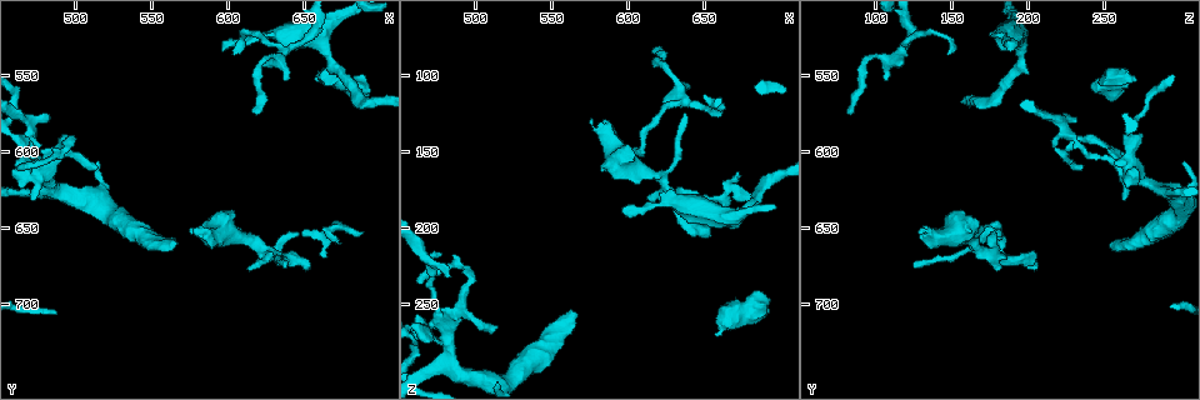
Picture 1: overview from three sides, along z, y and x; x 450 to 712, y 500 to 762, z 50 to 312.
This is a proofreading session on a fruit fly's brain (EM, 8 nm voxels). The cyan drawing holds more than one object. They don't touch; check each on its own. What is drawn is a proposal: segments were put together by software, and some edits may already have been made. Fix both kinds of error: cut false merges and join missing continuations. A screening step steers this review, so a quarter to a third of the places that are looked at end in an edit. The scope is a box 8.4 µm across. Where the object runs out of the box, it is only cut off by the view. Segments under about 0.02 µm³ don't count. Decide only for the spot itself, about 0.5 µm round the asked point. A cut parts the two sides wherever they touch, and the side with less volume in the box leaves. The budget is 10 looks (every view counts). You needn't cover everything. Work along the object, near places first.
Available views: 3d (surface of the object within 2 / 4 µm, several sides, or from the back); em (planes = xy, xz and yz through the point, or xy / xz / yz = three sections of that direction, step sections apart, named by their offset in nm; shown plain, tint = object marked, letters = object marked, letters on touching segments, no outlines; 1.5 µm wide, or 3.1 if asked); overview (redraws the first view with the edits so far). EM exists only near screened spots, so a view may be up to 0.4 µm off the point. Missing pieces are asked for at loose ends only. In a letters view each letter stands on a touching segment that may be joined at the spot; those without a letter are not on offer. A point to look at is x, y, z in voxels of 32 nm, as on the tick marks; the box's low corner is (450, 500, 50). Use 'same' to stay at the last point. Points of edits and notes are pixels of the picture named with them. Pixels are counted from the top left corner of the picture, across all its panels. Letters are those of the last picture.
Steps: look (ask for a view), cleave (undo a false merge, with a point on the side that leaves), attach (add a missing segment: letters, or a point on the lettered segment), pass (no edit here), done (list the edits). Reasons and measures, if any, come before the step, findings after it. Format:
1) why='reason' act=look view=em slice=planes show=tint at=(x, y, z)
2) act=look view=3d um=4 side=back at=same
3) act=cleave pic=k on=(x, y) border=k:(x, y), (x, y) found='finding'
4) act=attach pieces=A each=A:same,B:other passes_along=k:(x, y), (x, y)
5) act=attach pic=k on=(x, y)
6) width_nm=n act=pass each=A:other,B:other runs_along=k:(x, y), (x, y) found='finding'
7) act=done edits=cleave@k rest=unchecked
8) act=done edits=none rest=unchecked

why='free end' act=look view=3d um=4 at=(616, 676, 176)

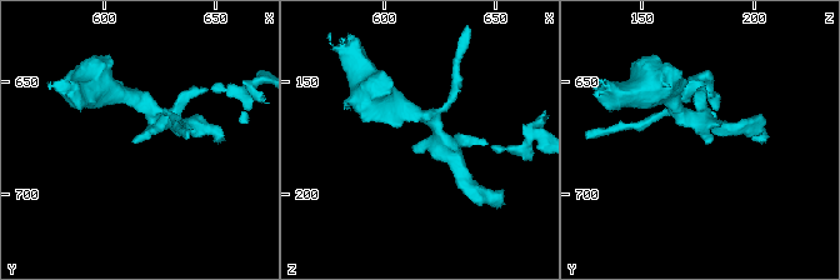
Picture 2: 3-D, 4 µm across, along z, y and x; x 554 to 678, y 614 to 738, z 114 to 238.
arm_widths_nm=200,200 act=look view=em slice=planes show=letters at=(615, 677, 179)

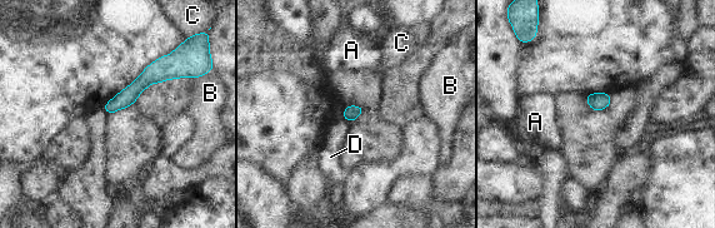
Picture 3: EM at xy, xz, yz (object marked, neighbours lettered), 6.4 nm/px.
act=pass each=A:other,B:other,C:other,D:other runs_along=3:(180, 72), (156, 72), (108, 108) found='none of them fits'

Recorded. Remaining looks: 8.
why='branch point' act=look view=em slice=xy step=8 show=tint at=(482, 618, 276)

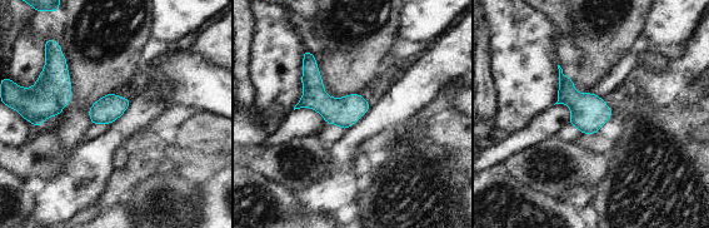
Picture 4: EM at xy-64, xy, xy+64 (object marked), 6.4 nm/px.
act=look view=em slice=planes show=letters at=same

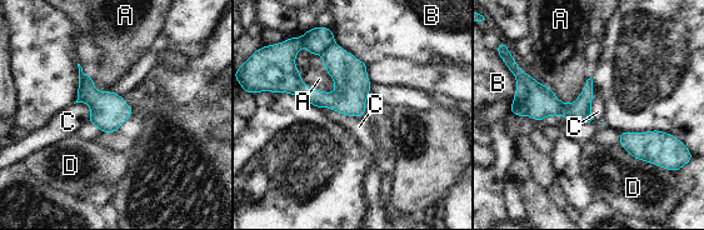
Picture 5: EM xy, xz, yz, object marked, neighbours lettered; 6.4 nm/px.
width_nm=140 longest_contact=B:340nm act=cleave pic=5 on=(519, 106) each=A:other,B:other,C:other,D:other found='two cells meet here'

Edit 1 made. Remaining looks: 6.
why='tapers out' act=look view=3d um=2 at=(616, 572, 86)

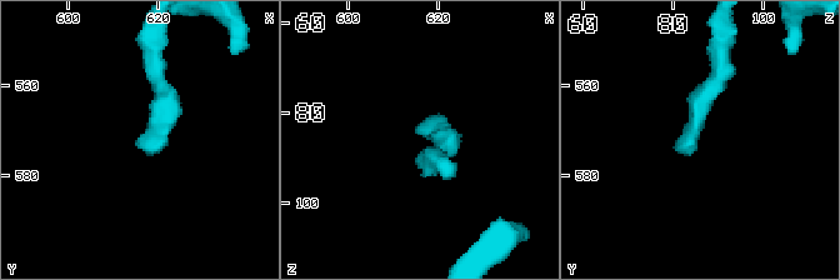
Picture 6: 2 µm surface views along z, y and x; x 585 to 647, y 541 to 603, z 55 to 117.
act=look view=em slice=planes show=tint at=(616, 573, 86)

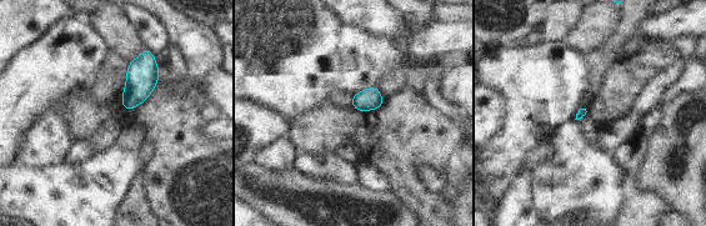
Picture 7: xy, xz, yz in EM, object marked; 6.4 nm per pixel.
act=look view=em slice=planes show=letters at=same

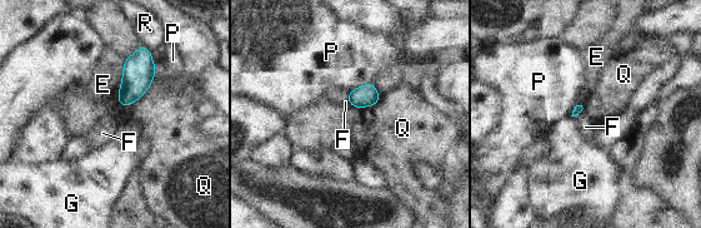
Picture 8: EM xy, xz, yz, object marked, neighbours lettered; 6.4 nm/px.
act=pass each=E:other,F:other,G:other,P:other,Q:other,R:other border=8:(156, 67), (143, 95), (116, 102) found='none of them fits'

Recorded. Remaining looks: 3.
why='branch stops here' act=look view=em slice=planes show=tint at=(656, 552, 270)

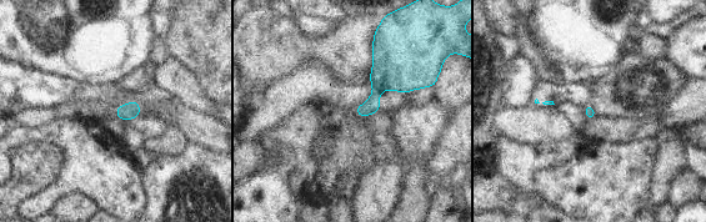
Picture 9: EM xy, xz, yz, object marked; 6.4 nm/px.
why='see the neighbours' act=look view=em slice=planes show=letters at=same

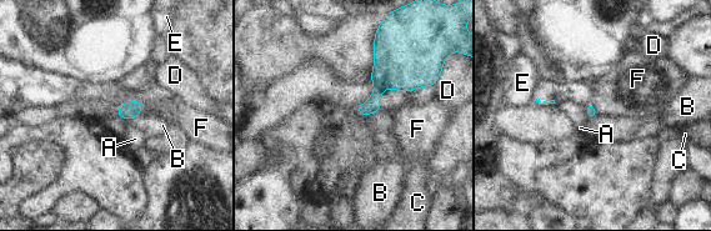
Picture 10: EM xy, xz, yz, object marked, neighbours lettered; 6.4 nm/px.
longest_contact=F:160nm act=pass each=A:other,B:other,C:other,D:other,E:other,F:other border=10:(140, 101), (131, 100), (118, 106) found='no lettered segment goes on from it'

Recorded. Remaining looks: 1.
act=done edits=cleave@5 rest=unchecked

